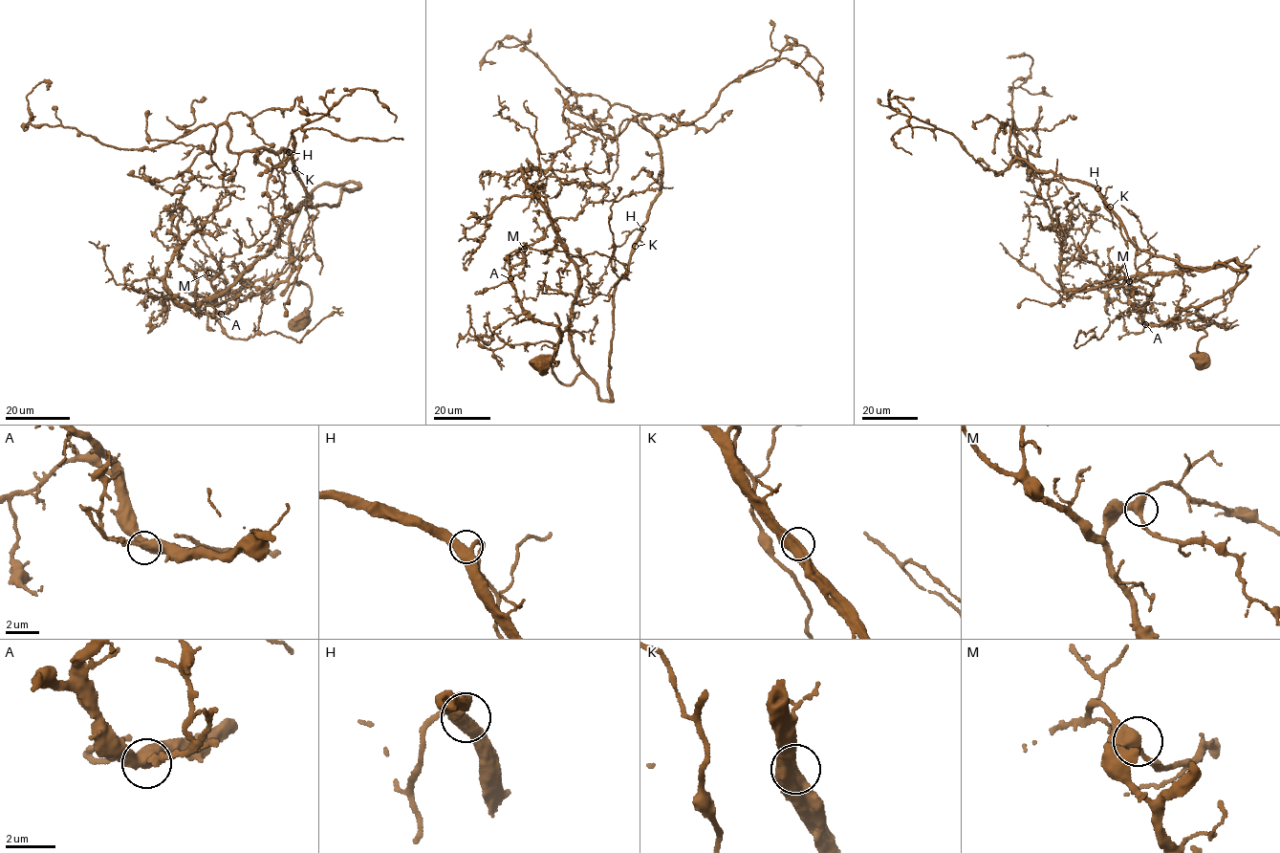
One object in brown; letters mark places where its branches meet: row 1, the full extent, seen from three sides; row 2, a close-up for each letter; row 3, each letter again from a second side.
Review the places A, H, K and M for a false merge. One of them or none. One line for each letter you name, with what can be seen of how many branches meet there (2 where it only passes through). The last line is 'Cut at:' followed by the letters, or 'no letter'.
Cut at: no letter

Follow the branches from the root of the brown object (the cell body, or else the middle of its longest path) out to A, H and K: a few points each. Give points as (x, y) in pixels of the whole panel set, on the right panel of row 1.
A: (1201, 363), (1198, 341), (1206, 335), (1202, 328), (1172, 319), (1176, 317), (1175, 322), (1145, 324)
H: (1201, 363), (1205, 332), (1171, 318), (1235, 286), (1247, 273), (1235, 258), (1248, 265), (1141, 251), (1097, 188)
K: (1201, 363), (1205, 332), (1171, 318), (1235, 286), (1247, 273), (1235, 258), (1248, 265), (1141, 251), (1110, 207)

